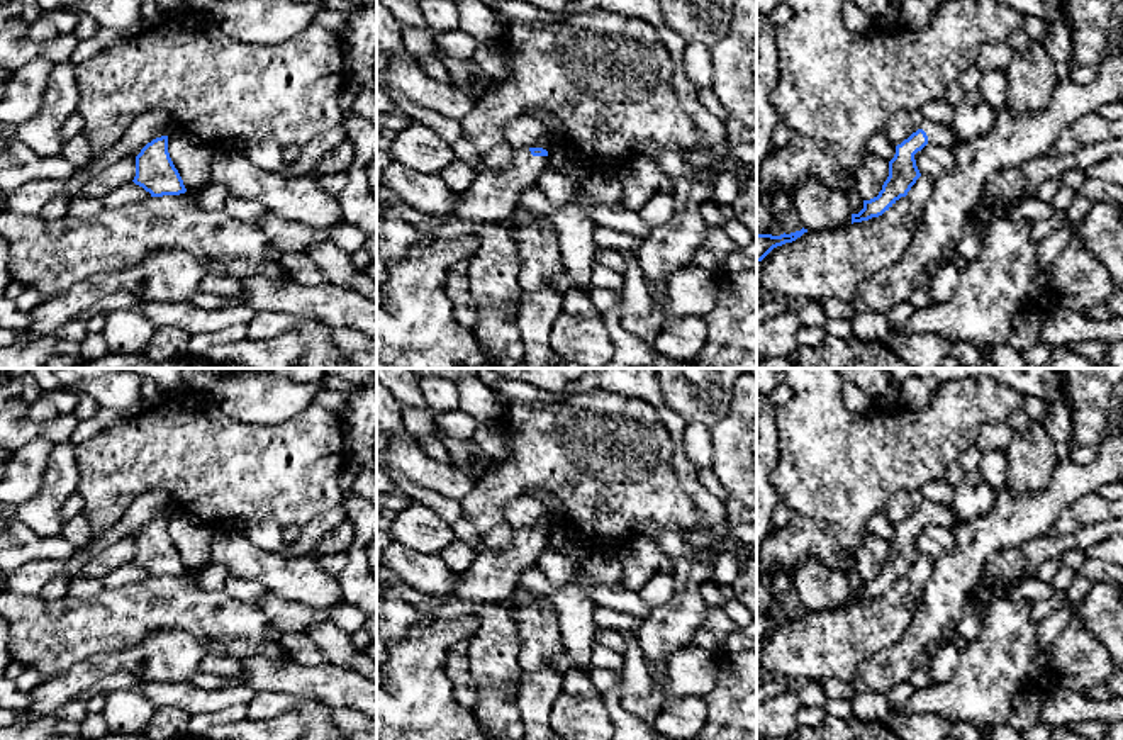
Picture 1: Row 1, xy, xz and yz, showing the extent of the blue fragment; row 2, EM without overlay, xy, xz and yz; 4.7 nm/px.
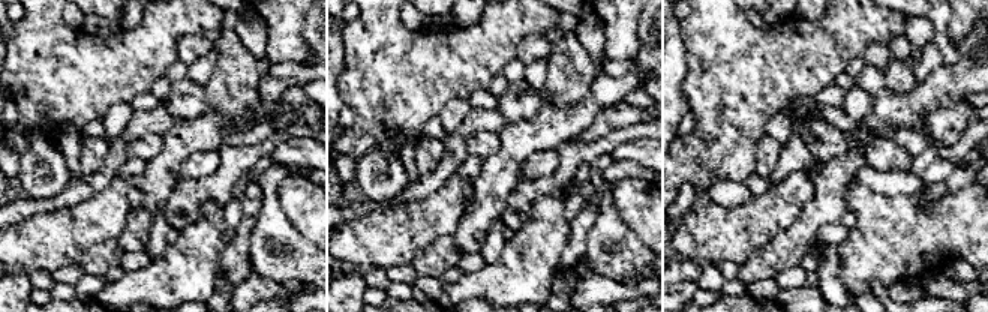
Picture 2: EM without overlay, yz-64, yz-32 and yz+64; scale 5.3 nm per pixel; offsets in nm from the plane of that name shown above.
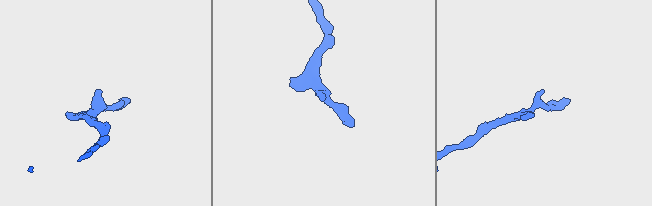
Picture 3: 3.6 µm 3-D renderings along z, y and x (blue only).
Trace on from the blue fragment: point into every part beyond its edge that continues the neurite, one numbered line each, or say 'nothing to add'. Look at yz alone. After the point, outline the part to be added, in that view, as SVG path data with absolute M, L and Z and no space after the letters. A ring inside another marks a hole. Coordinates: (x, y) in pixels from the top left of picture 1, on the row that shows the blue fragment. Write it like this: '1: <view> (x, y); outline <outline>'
1: yz (938, 134); outline M923 121L919 129L926 132L928 144L955 148L960 141L958 136L953 132L952 126L941 126L936 122Z

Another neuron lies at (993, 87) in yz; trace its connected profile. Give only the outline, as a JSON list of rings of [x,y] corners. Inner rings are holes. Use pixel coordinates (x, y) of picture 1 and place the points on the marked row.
[[[984,71],[981,75],[979,92],[984,100],[996,110],[1004,107],[1008,92],[1008,76],[1004,71]]]

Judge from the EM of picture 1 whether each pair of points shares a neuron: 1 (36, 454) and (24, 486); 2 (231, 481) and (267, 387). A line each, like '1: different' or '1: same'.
1: same
2: different

